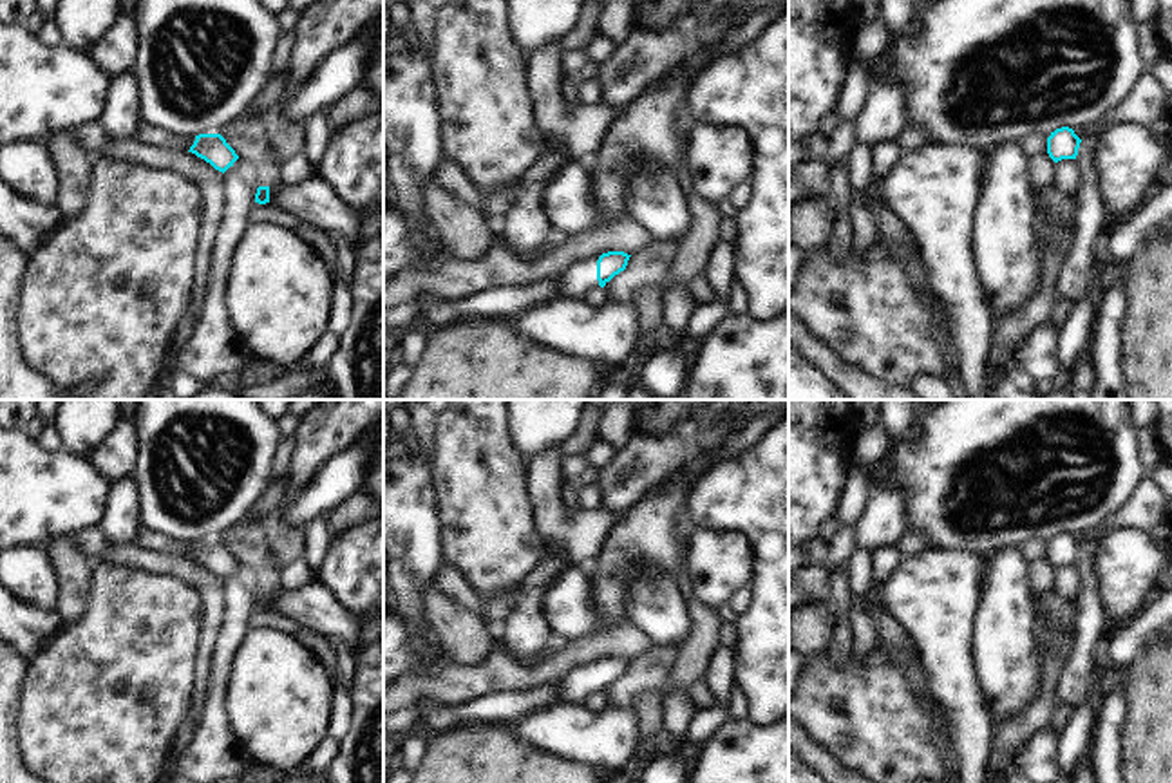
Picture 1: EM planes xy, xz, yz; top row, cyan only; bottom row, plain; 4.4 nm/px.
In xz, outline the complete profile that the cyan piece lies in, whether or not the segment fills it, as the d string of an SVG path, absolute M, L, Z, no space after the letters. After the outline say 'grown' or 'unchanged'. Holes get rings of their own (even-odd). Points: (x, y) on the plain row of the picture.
M608 656L570 669L559 687L561 702L581 703L591 693L604 693L615 680L626 675L629 662L624 656Z; grown

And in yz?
M1062 532L1047 542L1047 559L1058 568L1062 564L1076 564L1082 544L1073 533Z; unchanged

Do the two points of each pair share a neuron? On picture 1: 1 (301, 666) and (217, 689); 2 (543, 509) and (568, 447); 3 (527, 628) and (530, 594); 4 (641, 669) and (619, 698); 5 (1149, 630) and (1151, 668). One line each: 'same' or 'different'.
1: different
2: different
3: same
4: same
5: different

